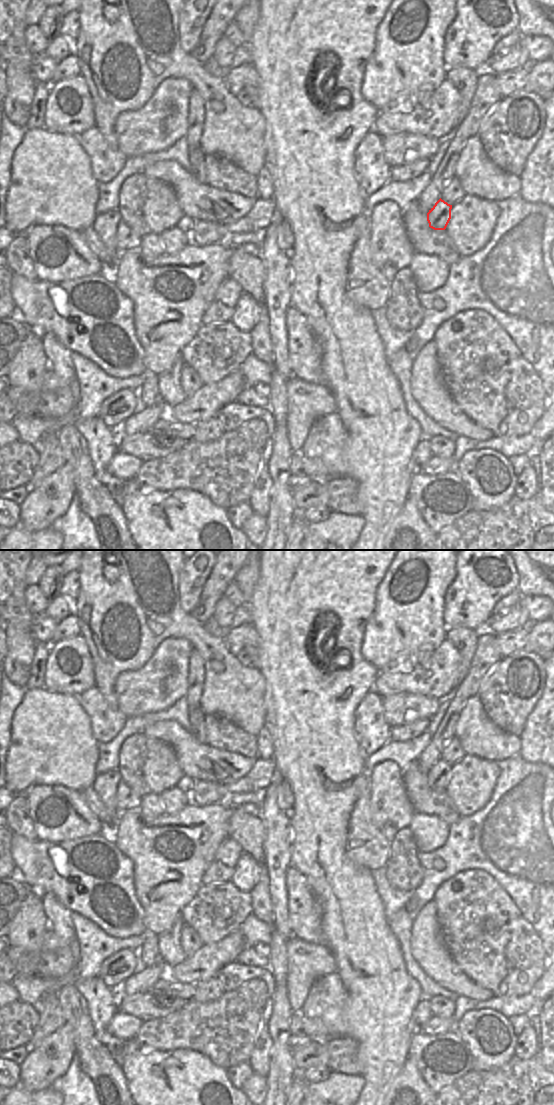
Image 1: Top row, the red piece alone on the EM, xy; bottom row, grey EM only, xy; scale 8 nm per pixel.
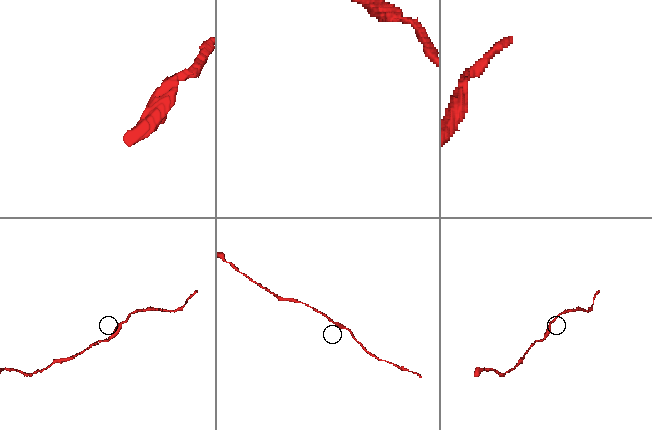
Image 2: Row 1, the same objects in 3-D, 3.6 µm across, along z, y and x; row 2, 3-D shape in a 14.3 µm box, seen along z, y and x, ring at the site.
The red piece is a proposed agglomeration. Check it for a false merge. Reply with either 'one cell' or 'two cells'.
one cell

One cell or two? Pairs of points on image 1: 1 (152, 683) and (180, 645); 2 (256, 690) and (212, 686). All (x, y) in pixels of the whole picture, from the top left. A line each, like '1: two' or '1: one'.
1: one
2: one

